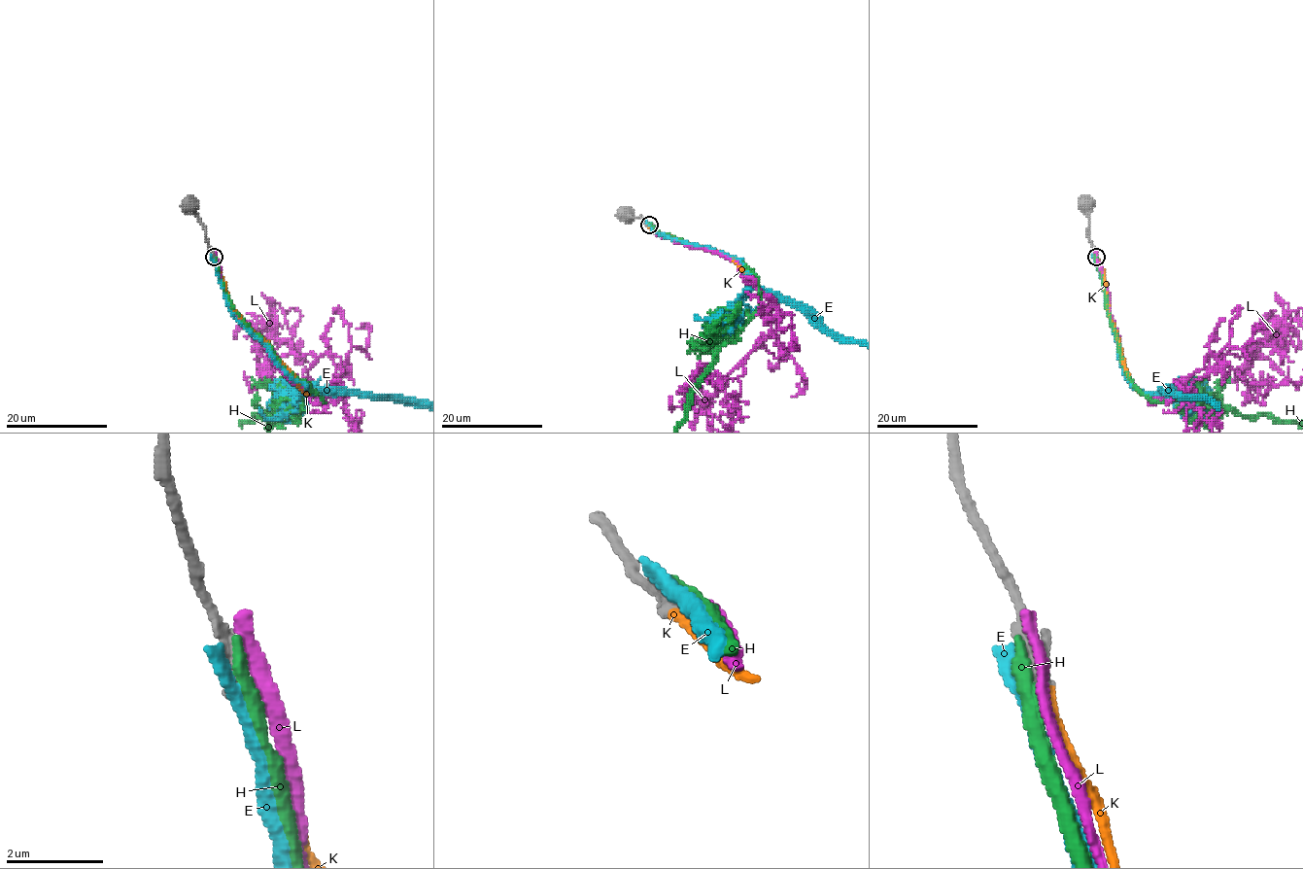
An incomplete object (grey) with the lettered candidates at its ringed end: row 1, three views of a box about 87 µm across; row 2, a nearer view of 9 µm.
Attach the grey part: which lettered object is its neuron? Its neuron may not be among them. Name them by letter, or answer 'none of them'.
none of them

